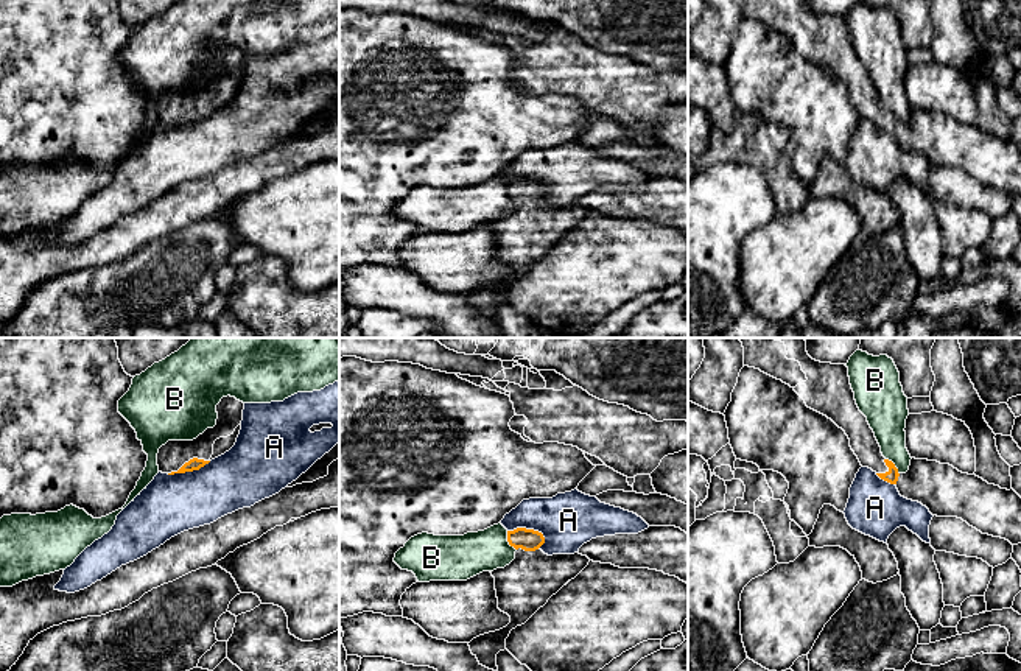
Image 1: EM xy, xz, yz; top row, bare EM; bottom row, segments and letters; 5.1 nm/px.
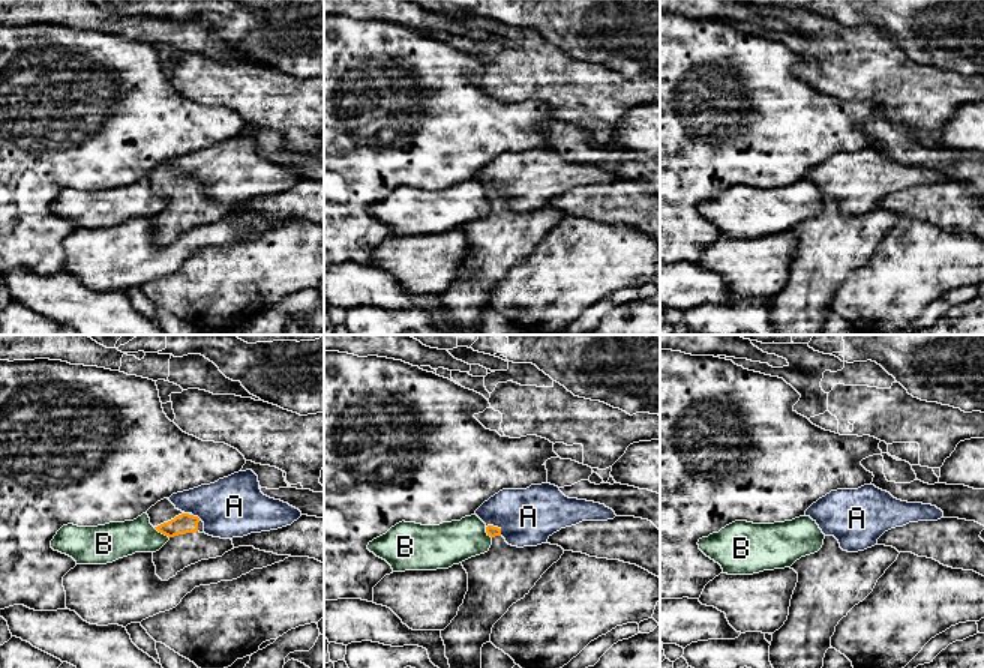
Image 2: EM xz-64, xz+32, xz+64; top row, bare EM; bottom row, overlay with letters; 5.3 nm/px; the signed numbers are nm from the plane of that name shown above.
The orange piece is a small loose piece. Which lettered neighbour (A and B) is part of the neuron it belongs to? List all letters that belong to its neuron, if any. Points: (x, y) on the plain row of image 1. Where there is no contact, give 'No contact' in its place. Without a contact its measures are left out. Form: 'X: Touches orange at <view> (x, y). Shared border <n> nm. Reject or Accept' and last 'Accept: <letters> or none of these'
A: Touches orange at xz (529, 181). Shared border 220 nm. Reject
B: Touches orange at xz (508, 192). Shared border 120 nm. Reject
Accept: none of these

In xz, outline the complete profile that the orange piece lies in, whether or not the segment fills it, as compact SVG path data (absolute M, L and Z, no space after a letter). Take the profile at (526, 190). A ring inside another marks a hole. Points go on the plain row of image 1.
M526 179L507 182L507 193L514 198L515 210L504 220L492 224L495 229L495 241L498 260L510 268L510 274L495 283L489 283L473 290L468 297L479 316L498 322L496 305L506 300L506 290L517 277L525 276L548 251L556 246L568 232L574 230L590 213L587 207L574 206L545 206L540 198L545 195L542 184Z

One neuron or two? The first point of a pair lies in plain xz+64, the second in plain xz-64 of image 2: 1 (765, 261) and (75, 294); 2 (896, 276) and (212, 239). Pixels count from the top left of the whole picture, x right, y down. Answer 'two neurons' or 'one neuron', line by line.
1: two neurons
2: two neurons

